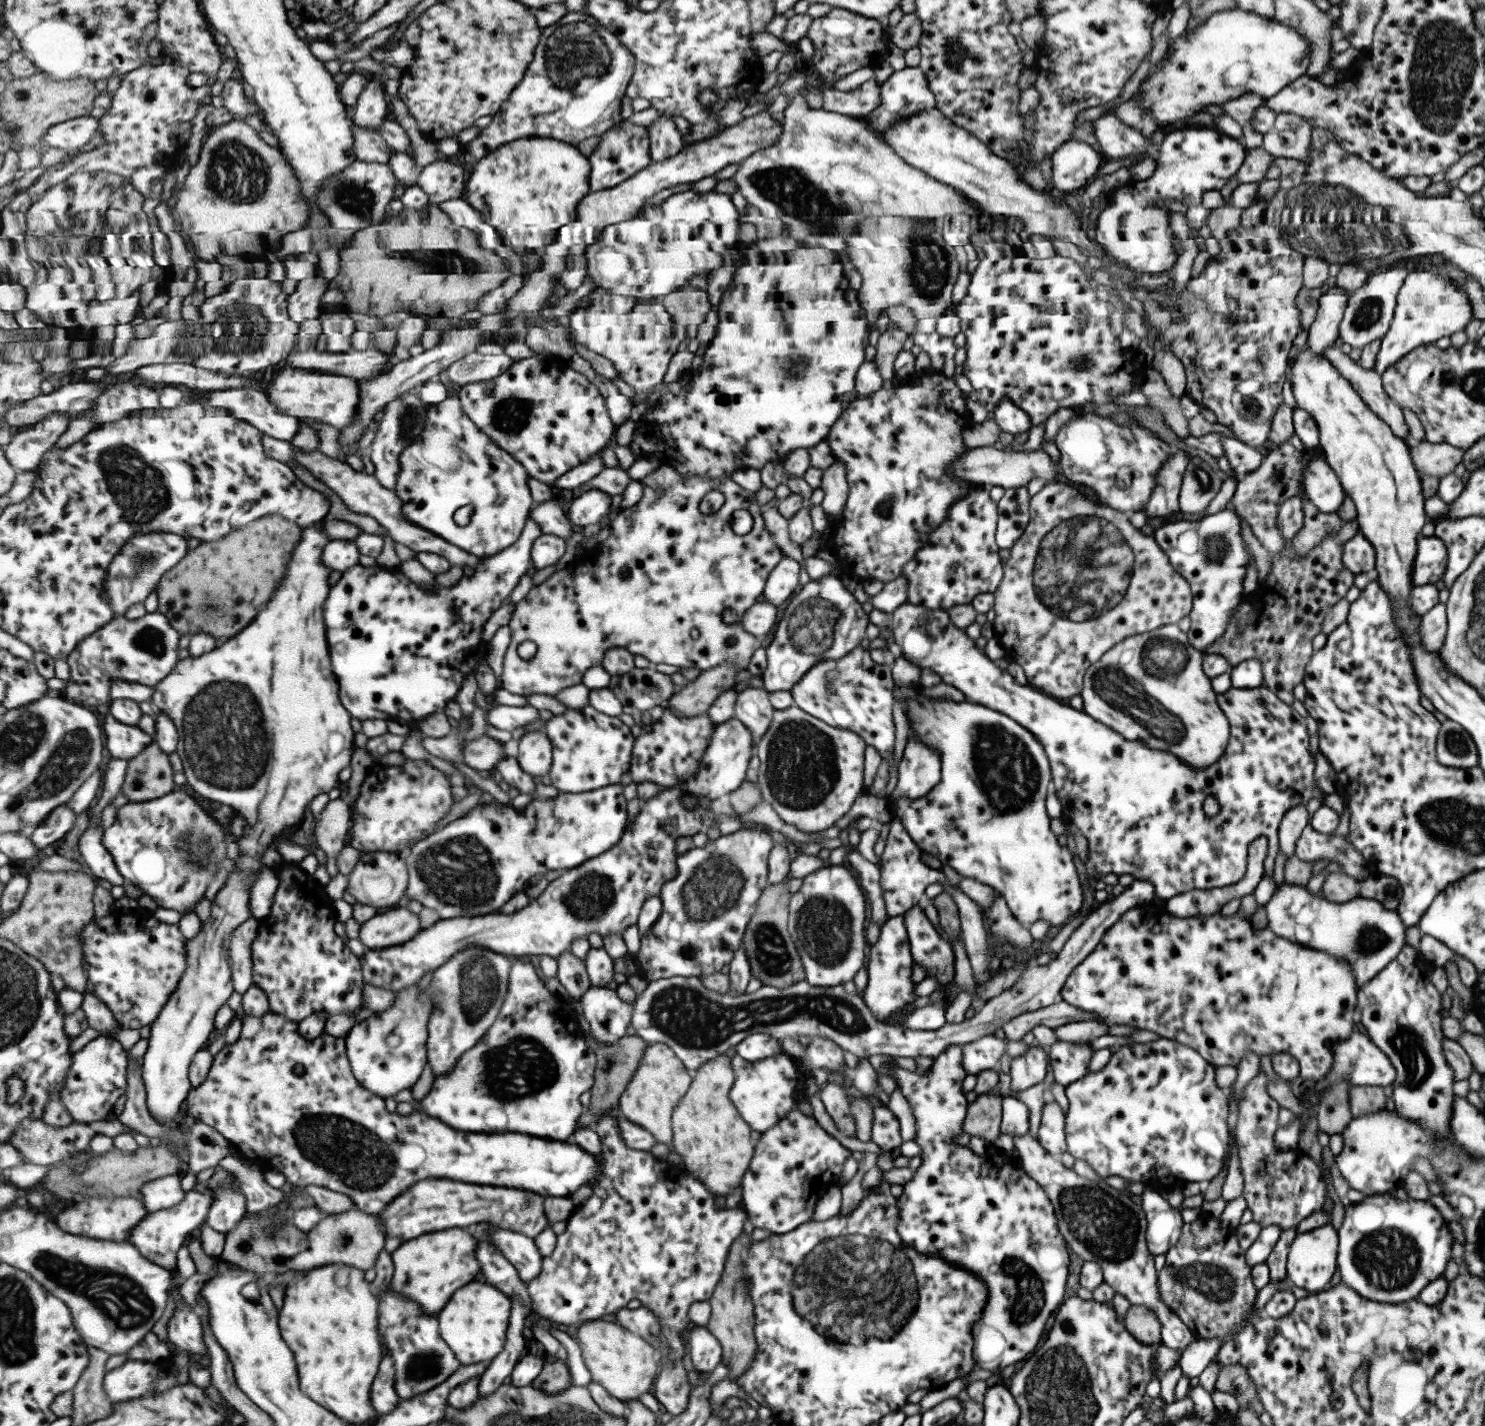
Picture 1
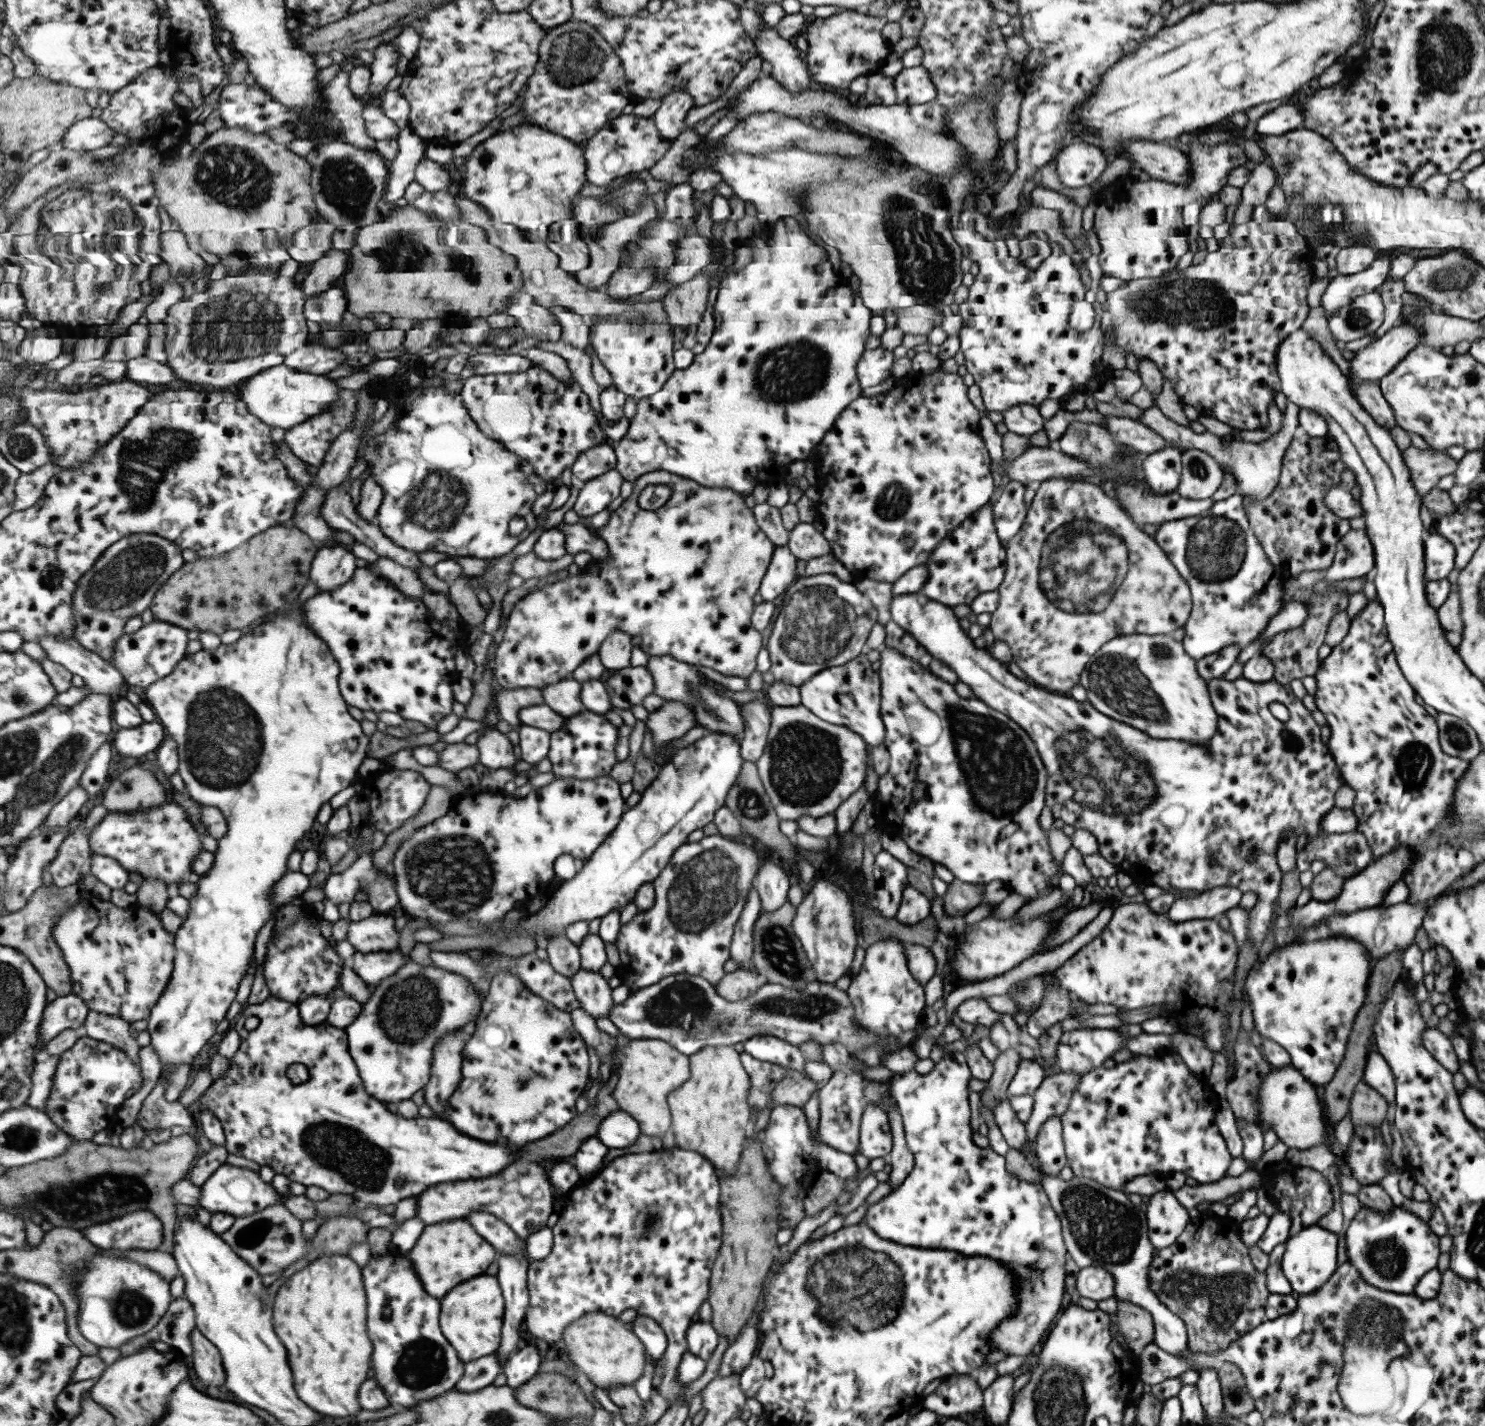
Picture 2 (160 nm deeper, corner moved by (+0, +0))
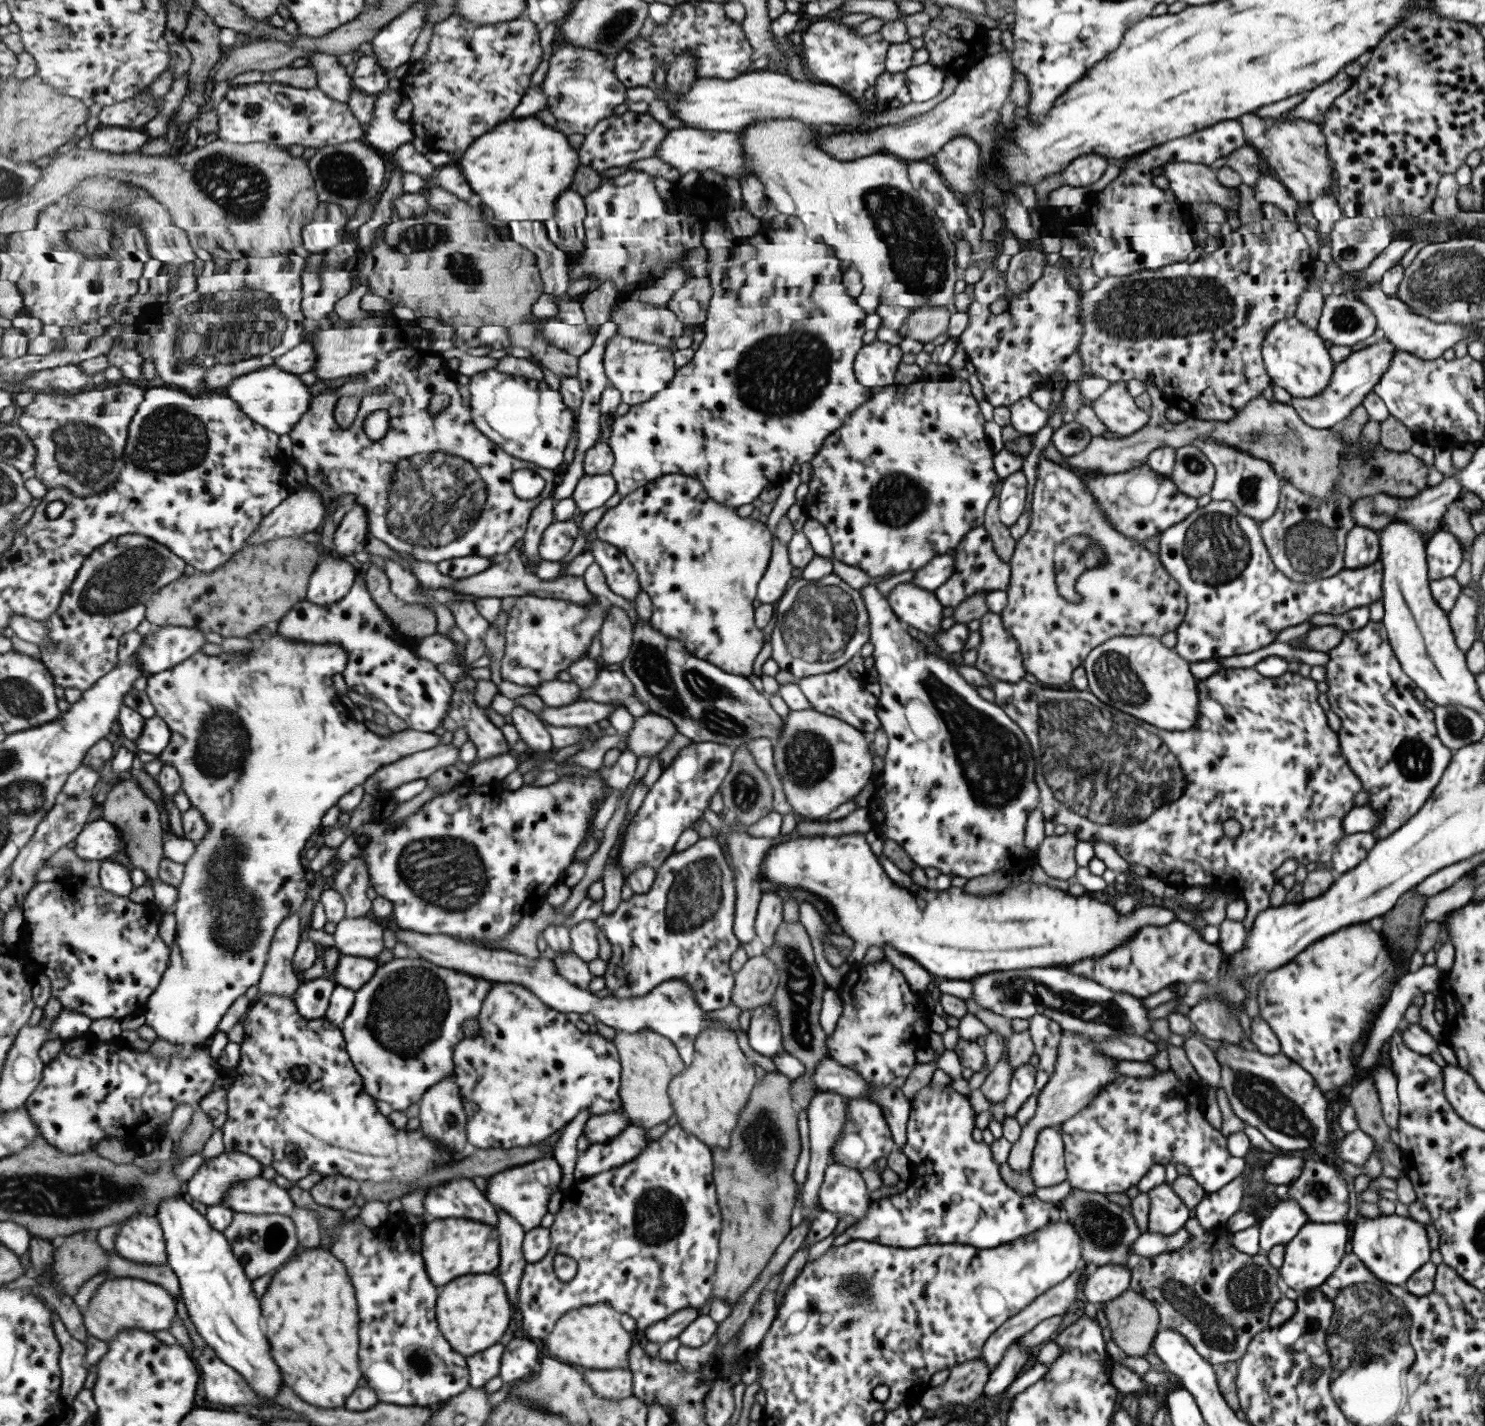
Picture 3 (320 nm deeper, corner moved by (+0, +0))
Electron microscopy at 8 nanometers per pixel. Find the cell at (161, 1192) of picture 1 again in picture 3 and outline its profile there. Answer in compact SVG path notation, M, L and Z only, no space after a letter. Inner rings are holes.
M223 1151L223 1154L210 1158L209 1164L204 1164L191 1181L187 1181L186 1195L207 1206L223 1205L228 1190L237 1182L259 1178L263 1174L264 1164L246 1152Z

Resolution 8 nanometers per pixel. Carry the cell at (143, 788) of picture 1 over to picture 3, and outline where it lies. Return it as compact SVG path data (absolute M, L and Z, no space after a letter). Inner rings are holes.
M134 780L121 781L111 787L104 801L102 819L113 823L120 828L123 840L128 844L124 850L126 856L135 868L140 868L149 876L150 885L155 884L155 880L161 880L160 864L165 858L164 840L165 830L161 820L161 810L159 807Z

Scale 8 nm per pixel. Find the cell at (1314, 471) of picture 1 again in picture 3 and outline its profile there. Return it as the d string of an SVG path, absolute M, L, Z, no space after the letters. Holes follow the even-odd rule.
M1449 476L1437 485L1427 485L1412 497L1393 497L1383 493L1377 493L1373 498L1359 497L1350 504L1350 513L1355 519L1355 525L1376 531L1388 526L1391 520L1404 520L1404 523L1413 530L1417 530L1419 535L1433 534L1435 528L1439 528L1446 508L1457 500L1461 490L1462 486L1457 482L1457 479Z

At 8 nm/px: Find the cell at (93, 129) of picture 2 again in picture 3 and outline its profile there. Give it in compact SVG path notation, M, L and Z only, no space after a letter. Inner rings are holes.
M100 124L91 134L95 149L112 153L139 153L152 138L144 130Z

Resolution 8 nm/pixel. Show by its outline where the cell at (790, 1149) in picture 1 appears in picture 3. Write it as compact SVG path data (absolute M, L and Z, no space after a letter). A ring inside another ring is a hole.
M831 1159L822 1180L821 1210L829 1210L837 1219L851 1217L861 1221L865 1217L871 1202L860 1171Z

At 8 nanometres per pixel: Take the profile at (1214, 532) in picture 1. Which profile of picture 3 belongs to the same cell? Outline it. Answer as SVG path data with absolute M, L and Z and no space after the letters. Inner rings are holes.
M1228 500L1210 501L1203 507L1197 507L1189 516L1186 516L1181 522L1173 524L1169 528L1166 528L1159 536L1159 551L1158 559L1163 565L1163 568L1173 580L1177 581L1180 589L1184 592L1186 600L1186 611L1183 615L1183 620L1175 628L1176 644L1172 648L1183 660L1188 663L1201 662L1202 660L1209 660L1210 658L1235 656L1235 654L1249 654L1253 650L1259 650L1263 646L1269 646L1271 642L1276 640L1277 633L1283 628L1289 628L1289 626L1297 626L1301 622L1305 622L1310 619L1310 616L1314 614L1332 614L1337 616L1343 614L1353 608L1359 608L1360 606L1369 606L1372 602L1380 600L1382 597L1381 581L1382 581L1382 564L1379 559L1363 568L1356 569L1341 569L1337 574L1330 576L1329 578L1321 578L1314 580L1313 582L1295 582L1289 580L1282 572L1279 572L1272 563L1267 549L1261 540L1259 533L1258 523L1248 516L1243 516L1236 511L1236 508Z

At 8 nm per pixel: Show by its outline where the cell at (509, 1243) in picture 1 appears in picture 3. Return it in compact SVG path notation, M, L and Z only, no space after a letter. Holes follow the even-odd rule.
M457 1178L429 1189L423 1204L430 1219L467 1218L499 1228L496 1206L471 1179Z

